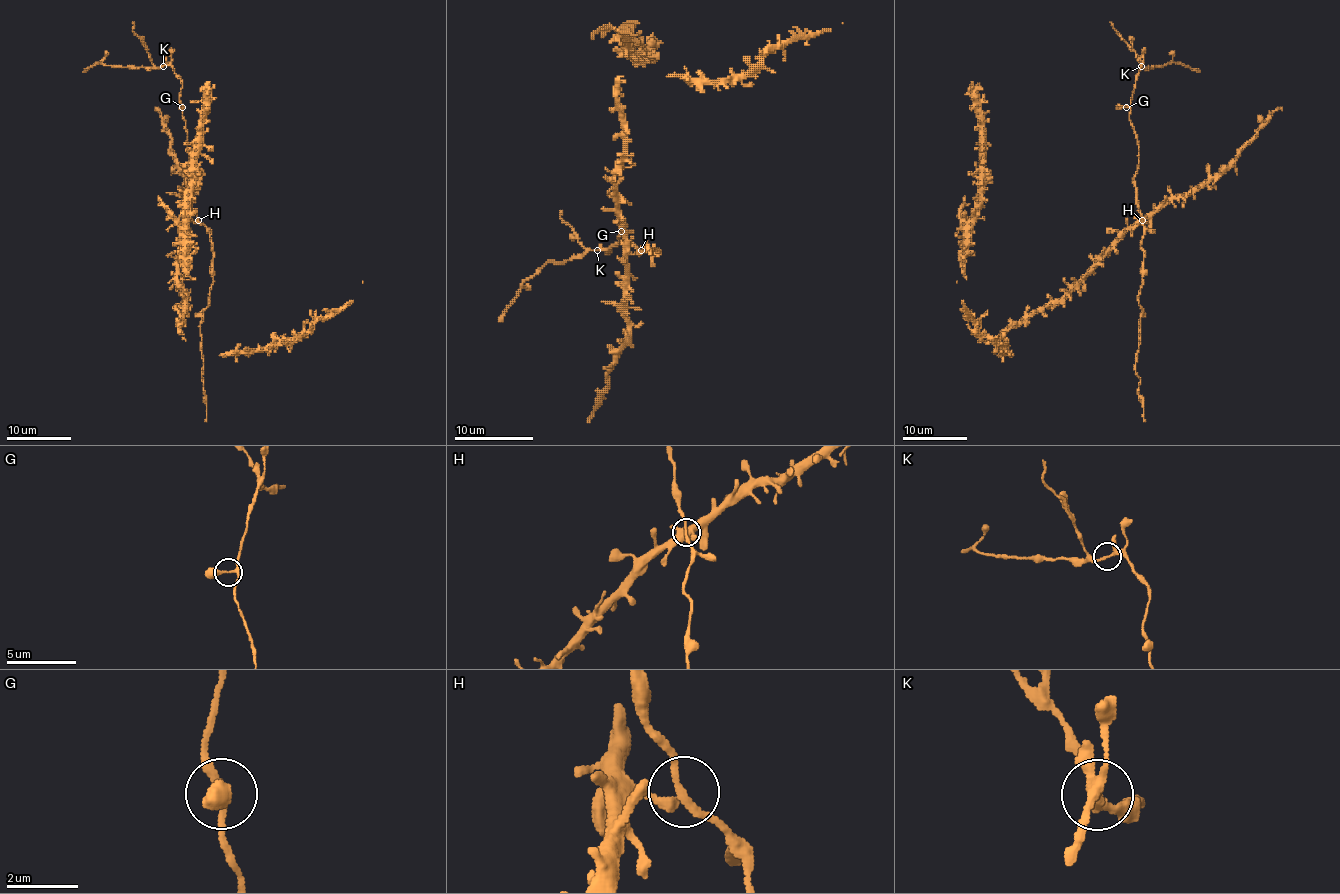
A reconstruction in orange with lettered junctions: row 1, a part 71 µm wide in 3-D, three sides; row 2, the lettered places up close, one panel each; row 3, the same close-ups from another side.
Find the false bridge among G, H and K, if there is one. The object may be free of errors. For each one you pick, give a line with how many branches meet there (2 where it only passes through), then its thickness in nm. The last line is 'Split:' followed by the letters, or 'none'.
K: 3 branches meet; 200 nm thick
Split: K

